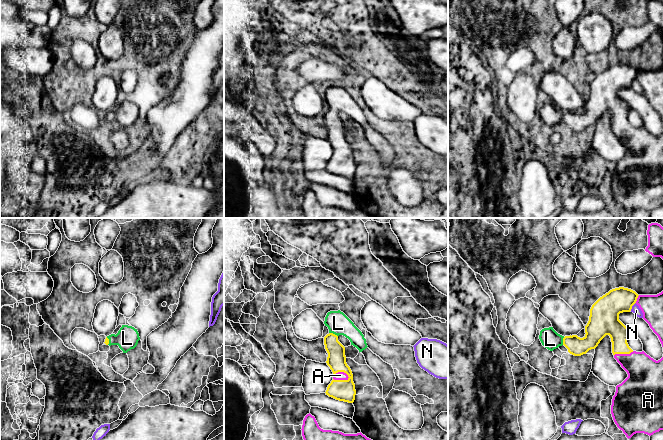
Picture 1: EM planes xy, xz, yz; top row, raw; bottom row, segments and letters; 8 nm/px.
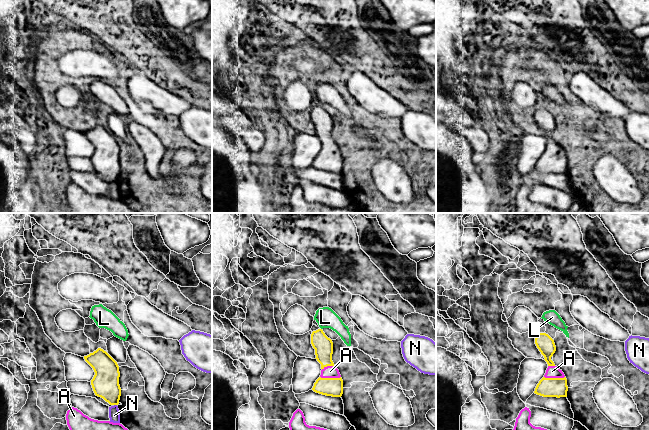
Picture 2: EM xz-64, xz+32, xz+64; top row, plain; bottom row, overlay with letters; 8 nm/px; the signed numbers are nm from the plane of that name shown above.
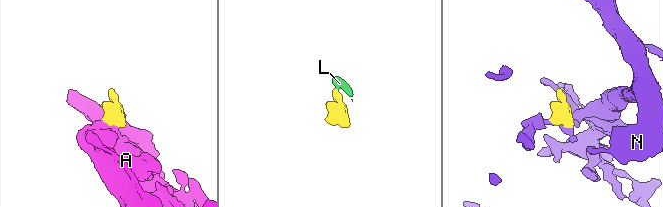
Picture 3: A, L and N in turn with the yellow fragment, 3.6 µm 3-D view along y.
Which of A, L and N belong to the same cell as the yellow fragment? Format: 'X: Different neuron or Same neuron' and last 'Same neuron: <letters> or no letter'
A: Same neuron
L: Same neuron
N: Different neuron
Same neuron: A, L

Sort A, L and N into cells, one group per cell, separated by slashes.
A L / N

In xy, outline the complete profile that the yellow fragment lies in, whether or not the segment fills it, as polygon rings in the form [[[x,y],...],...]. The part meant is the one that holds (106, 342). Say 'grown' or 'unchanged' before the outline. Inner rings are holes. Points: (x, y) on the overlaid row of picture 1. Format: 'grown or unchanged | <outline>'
grown | [[[122,325],[118,333],[107,336],[104,343],[109,346],[118,345],[123,353],[127,353],[137,346],[139,340],[137,329],[132,326]]]

